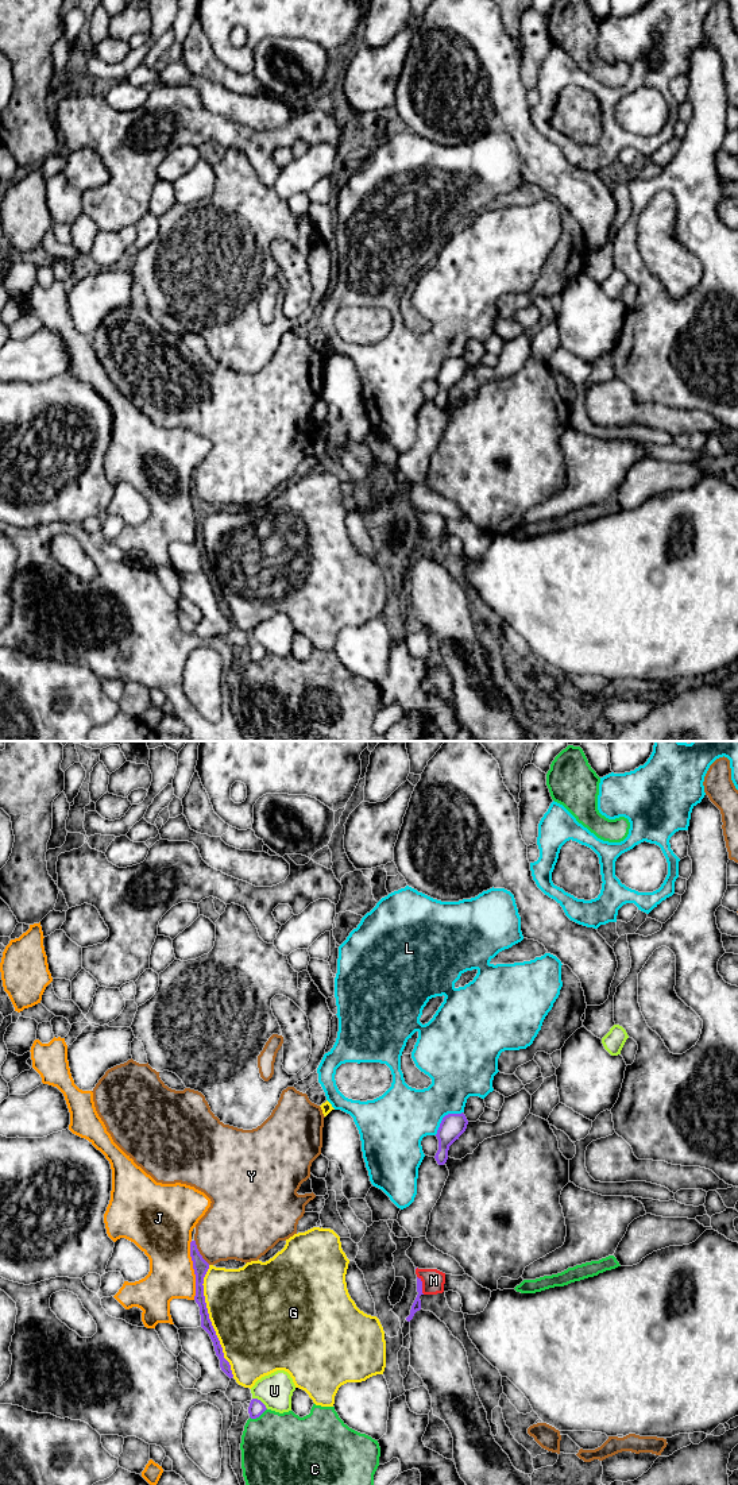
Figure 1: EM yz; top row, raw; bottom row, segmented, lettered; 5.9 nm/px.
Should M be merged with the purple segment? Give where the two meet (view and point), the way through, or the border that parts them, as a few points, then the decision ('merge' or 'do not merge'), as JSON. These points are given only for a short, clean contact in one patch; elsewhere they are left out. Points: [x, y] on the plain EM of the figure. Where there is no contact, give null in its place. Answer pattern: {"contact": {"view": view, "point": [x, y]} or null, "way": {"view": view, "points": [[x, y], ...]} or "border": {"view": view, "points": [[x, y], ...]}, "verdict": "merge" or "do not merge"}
{"contact": {"view": "yz", "point": [421, 529]}, "border": {"view": "yz", "points": [[417, 520], [424, 537]]}, "verdict": "do not merge"}

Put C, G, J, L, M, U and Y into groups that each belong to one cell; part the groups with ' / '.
C / G / J / L / M / U / Y

